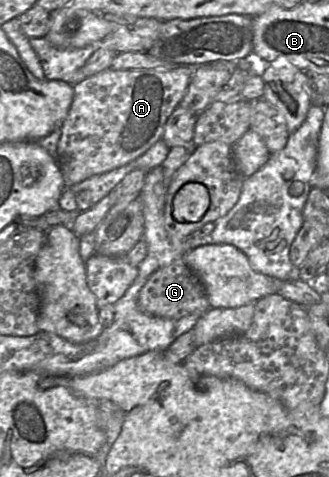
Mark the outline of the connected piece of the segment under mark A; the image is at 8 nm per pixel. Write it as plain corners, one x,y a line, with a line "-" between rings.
196,67
108,68
74,85
74,98
60,126
57,147
65,189
130,163
162,139
166,122
181,103

